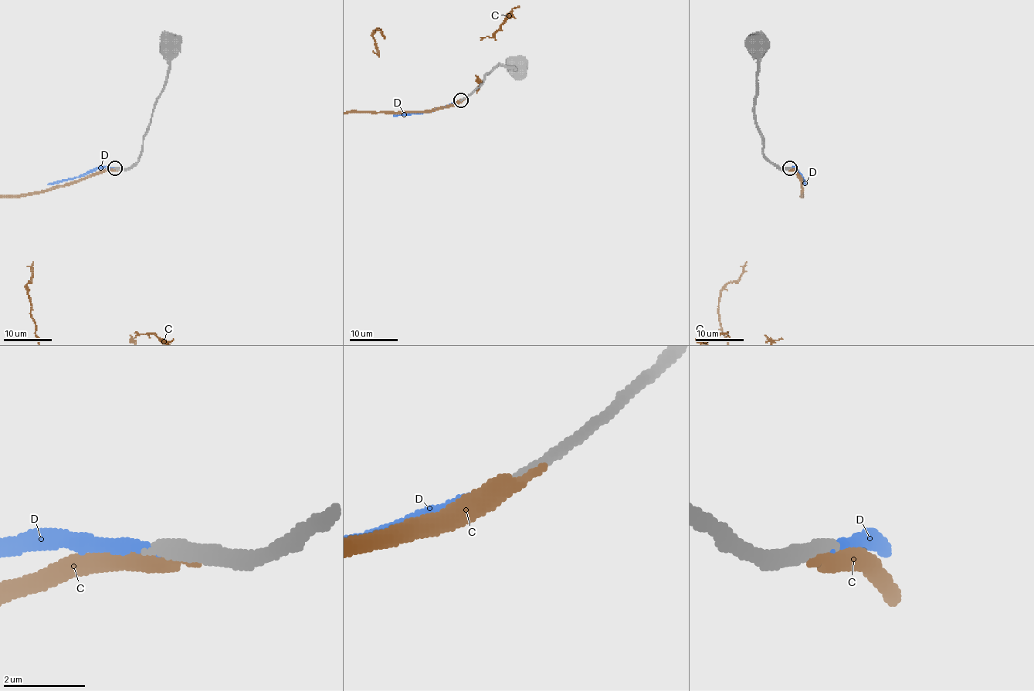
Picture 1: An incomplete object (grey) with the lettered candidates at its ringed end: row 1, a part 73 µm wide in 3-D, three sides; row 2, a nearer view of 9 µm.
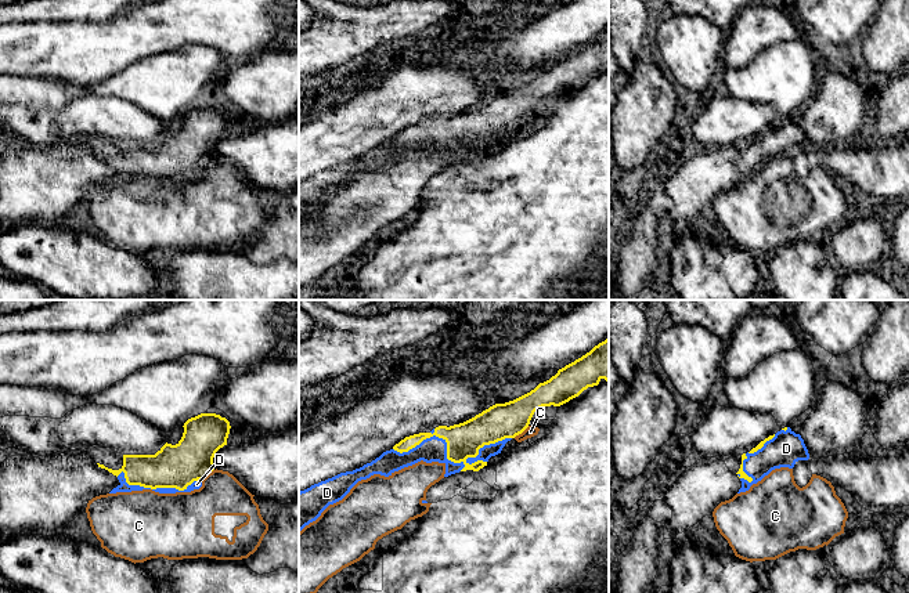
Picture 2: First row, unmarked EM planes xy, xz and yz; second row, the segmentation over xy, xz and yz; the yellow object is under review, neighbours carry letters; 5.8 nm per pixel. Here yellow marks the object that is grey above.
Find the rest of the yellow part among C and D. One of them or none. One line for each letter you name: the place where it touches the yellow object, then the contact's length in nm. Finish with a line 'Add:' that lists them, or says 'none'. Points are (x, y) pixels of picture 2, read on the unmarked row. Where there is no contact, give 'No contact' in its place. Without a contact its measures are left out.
D: Touches yellow at xz (447, 147). Shared border 700 nm
Add: D

